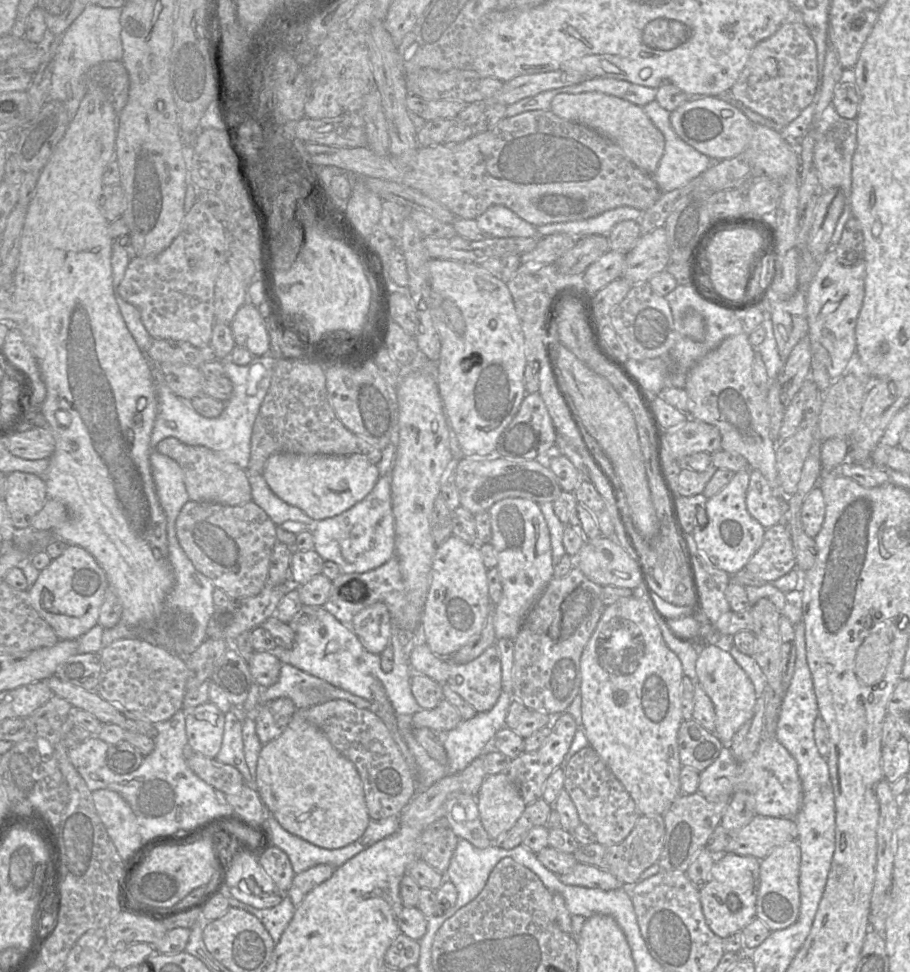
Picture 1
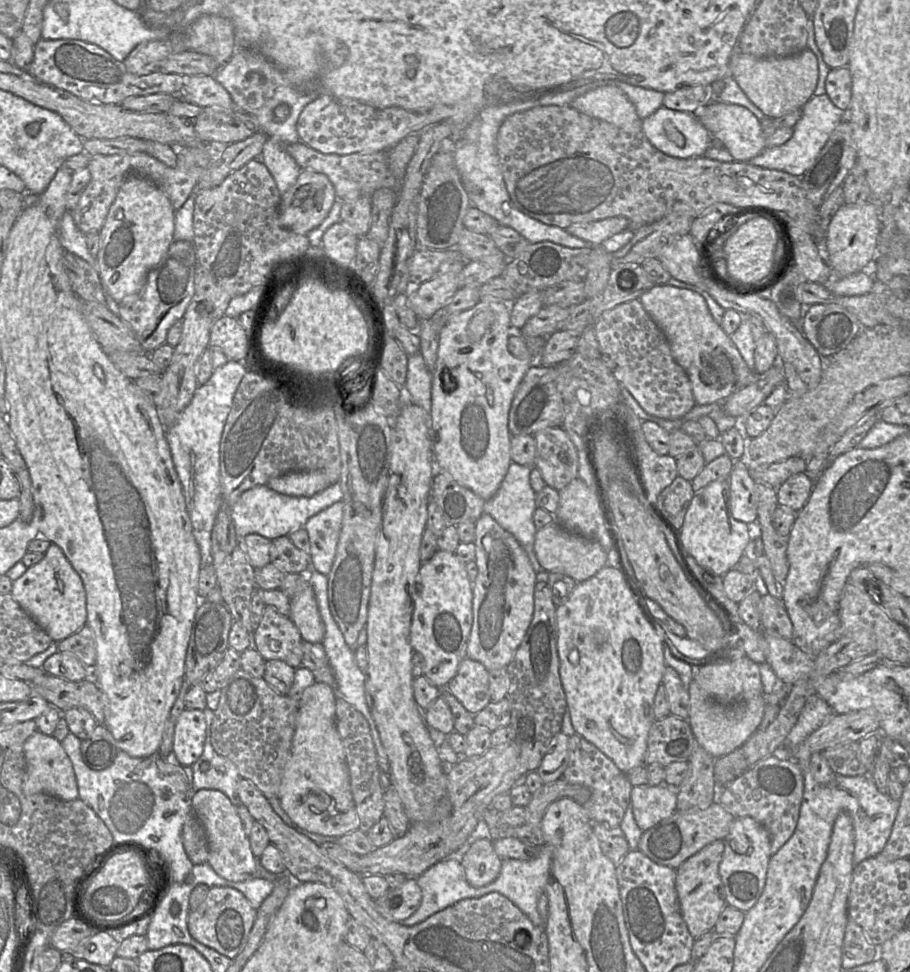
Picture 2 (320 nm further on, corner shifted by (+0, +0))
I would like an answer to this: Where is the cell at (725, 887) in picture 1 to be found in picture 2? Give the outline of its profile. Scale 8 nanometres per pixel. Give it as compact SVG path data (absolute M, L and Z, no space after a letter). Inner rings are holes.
M723 840L713 841L686 859L676 869L675 888L681 915L693 938L697 938L707 931L712 931L719 915L727 906L718 870L723 851Z

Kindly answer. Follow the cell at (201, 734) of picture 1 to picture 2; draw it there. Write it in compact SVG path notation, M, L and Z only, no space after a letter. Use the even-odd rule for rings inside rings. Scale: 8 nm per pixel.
M186 708L176 722L173 739L173 752L182 766L192 766L200 758L205 737L203 710Z

